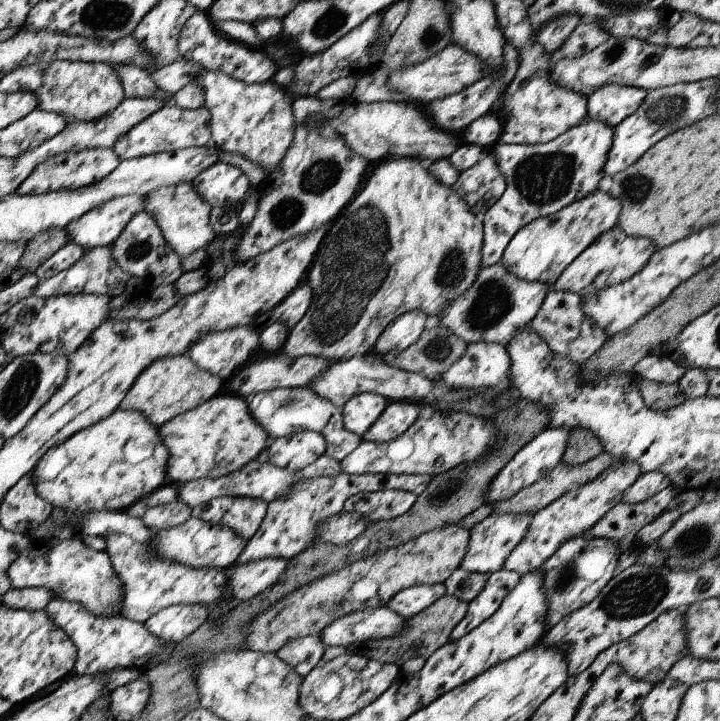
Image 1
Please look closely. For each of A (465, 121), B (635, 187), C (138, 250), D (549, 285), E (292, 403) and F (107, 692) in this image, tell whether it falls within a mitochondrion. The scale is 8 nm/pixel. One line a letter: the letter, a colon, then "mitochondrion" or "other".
A: other
B: mitochondrion
C: mitochondrion
D: other
E: mitochondrion
F: other

